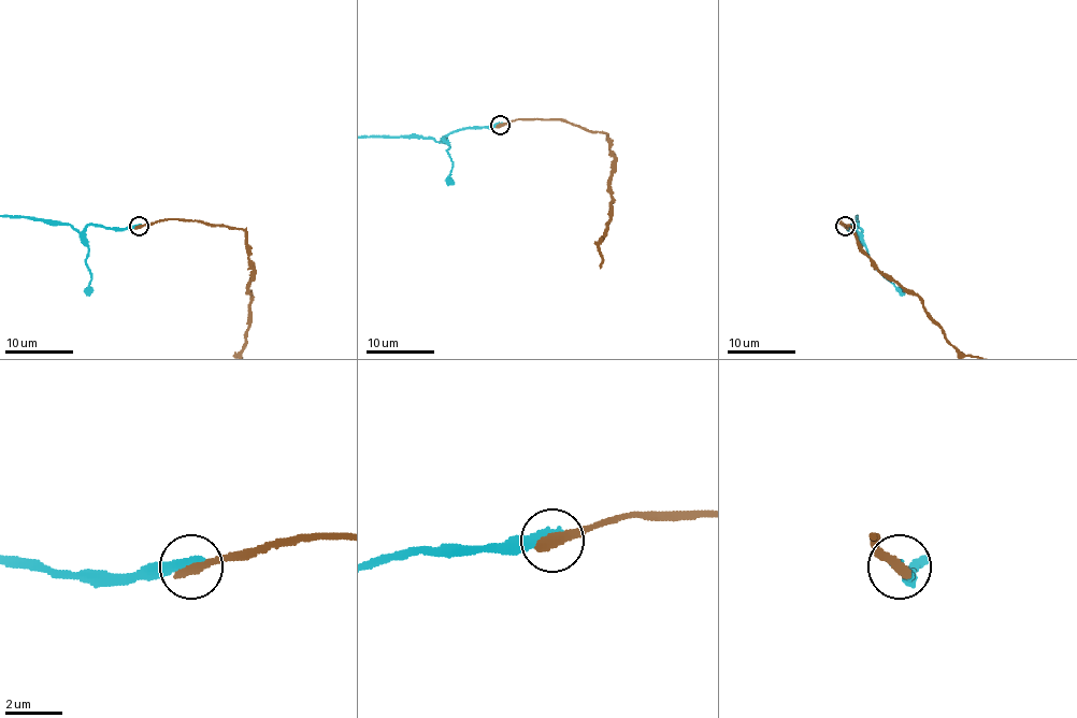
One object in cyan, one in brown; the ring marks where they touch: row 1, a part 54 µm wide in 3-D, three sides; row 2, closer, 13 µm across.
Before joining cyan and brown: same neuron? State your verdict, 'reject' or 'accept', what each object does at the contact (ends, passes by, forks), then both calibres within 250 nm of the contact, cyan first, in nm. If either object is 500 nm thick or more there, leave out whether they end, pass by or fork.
reject; cyan ends there; brown ends there; 360 nm thick on the cyan side, 460 nm on the other

